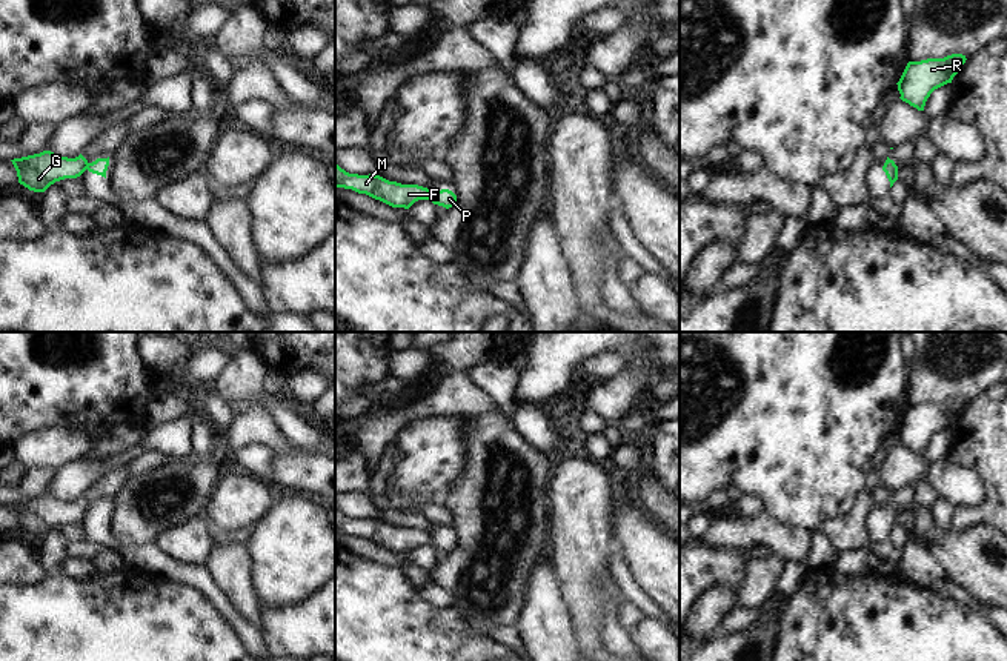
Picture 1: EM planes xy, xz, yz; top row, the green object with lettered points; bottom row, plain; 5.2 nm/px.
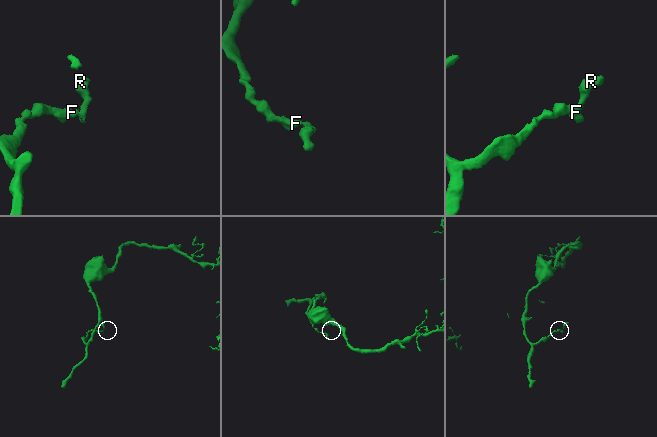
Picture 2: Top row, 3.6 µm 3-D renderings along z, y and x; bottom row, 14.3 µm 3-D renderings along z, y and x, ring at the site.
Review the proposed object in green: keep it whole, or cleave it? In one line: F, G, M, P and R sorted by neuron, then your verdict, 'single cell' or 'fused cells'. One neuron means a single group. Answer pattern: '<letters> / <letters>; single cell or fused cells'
F G M / P R; fused cells

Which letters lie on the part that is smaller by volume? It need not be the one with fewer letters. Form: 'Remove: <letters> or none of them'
Remove: P, R

